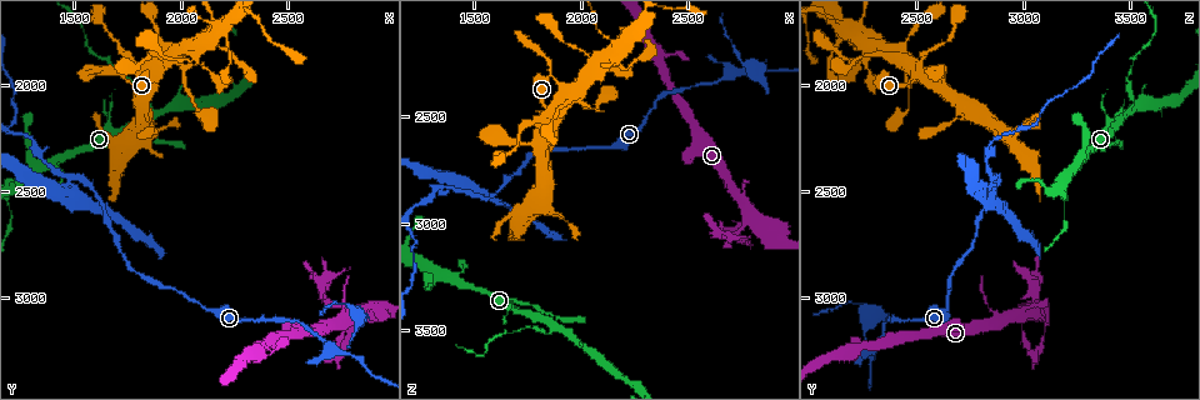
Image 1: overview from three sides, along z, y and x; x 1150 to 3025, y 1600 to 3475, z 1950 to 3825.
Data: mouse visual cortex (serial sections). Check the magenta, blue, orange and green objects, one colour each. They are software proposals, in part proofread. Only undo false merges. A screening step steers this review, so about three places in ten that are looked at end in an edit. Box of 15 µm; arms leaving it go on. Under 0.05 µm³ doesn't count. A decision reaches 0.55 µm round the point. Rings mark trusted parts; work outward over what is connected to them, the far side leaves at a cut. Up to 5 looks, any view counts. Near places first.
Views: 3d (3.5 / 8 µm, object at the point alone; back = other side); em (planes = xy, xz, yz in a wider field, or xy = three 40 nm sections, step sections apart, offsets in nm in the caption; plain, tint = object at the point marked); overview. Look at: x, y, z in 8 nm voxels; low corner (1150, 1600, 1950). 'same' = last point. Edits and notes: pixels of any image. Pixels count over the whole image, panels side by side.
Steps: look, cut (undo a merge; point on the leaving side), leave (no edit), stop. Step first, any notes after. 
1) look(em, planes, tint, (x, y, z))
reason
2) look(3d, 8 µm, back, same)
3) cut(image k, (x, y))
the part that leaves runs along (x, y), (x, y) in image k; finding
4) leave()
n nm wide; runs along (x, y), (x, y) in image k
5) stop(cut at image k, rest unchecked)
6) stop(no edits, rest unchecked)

look(3d, 3.5 µm, (2740, 3240, 3030))
sharp bend

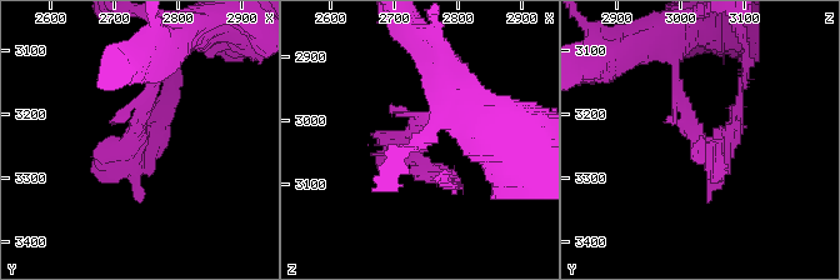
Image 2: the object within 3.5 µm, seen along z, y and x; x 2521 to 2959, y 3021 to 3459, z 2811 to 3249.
look(em, xy, step 1, tint, (2725, 3255, 3040))
now the EM

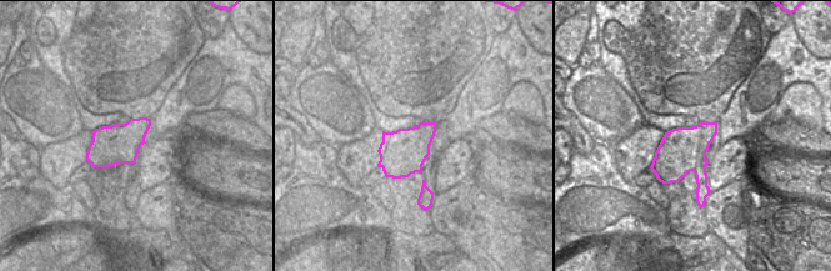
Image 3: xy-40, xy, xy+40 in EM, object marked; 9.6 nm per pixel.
look(em, xy, step 2, tint, same)

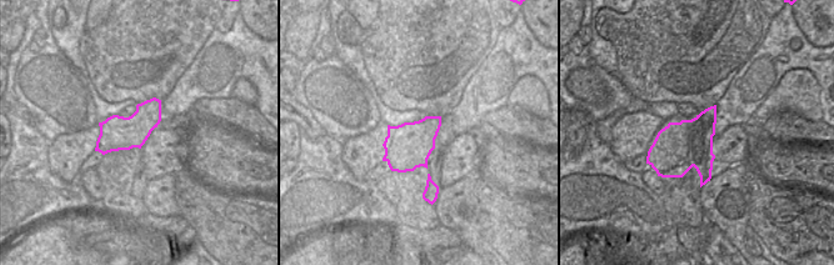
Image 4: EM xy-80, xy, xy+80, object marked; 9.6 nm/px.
cut(image 2, (165, 108))
a second cell is stuck on

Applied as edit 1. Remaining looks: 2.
look(overview)
see it whole again

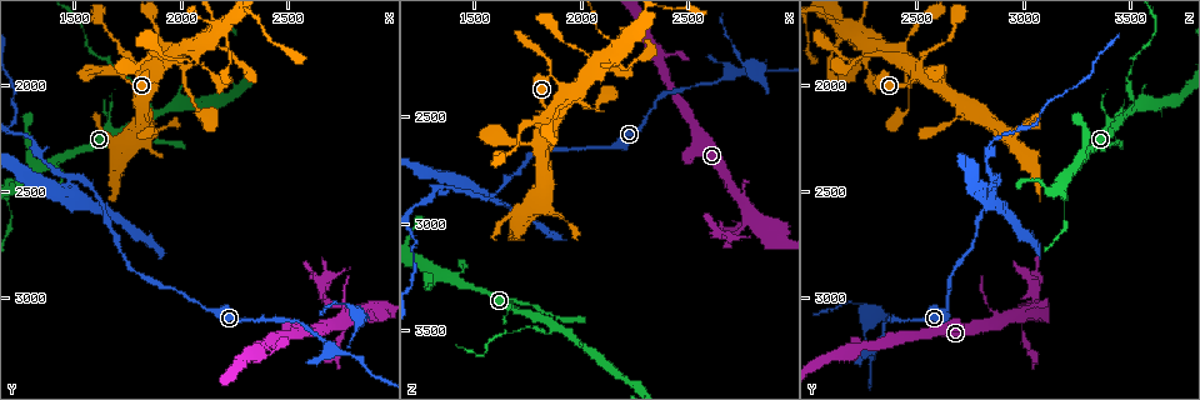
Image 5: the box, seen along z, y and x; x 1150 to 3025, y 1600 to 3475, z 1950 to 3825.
look(3d, 3.5 µm, (1340, 2400, 3230))
sharp bend

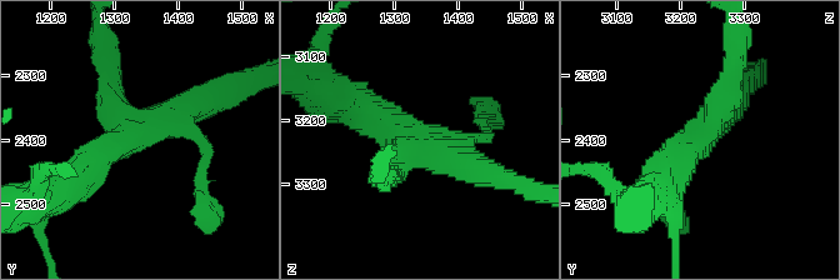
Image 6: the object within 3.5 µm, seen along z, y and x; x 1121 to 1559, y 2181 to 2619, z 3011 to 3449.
leave()
runs along (200, 101), (131, 133), (74, 183) in image 6; continuous, no second cell

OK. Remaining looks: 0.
stop(cut at image 2, rest unchecked)

